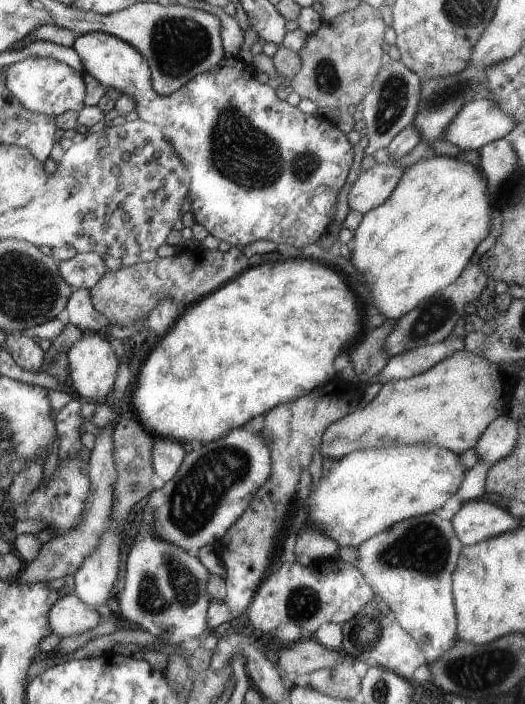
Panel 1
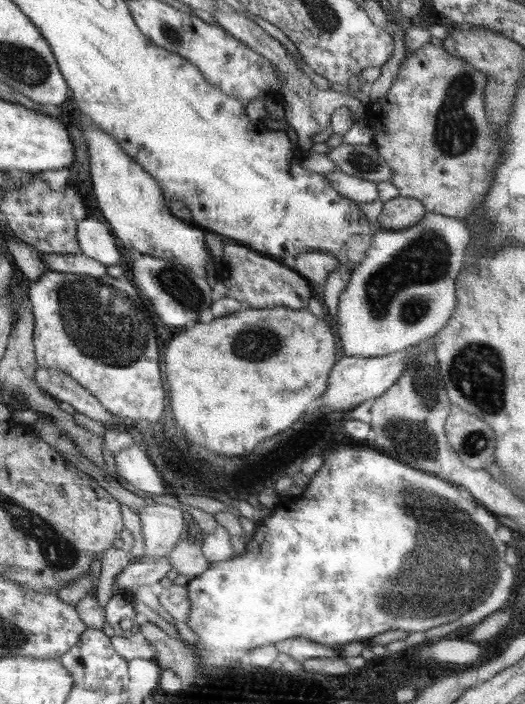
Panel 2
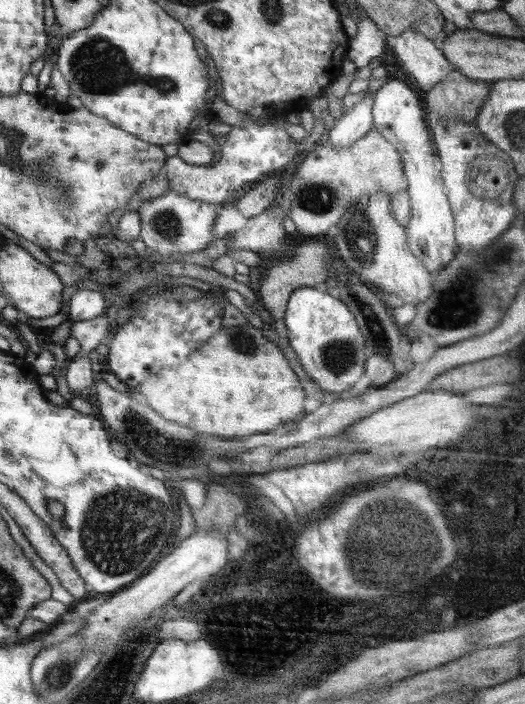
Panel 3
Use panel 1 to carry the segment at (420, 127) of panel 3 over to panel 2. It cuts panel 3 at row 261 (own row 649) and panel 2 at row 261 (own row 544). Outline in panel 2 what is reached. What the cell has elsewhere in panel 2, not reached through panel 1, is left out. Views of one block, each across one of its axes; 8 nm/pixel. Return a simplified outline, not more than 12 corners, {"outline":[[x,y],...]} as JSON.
{"outline":[[429,212],[376,231],[339,296],[345,356],[449,323],[471,236]]}

